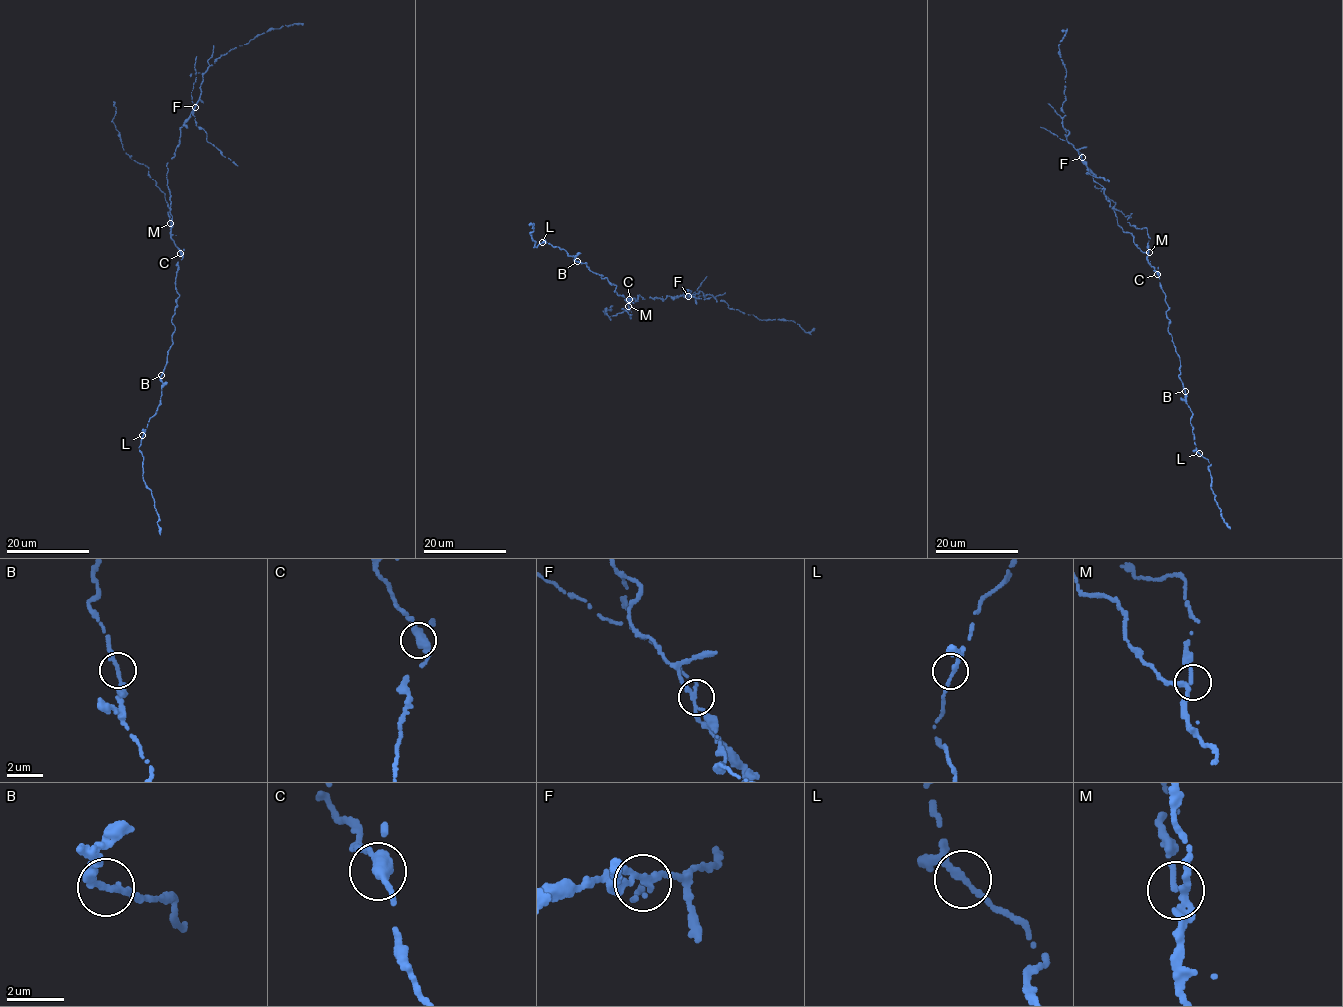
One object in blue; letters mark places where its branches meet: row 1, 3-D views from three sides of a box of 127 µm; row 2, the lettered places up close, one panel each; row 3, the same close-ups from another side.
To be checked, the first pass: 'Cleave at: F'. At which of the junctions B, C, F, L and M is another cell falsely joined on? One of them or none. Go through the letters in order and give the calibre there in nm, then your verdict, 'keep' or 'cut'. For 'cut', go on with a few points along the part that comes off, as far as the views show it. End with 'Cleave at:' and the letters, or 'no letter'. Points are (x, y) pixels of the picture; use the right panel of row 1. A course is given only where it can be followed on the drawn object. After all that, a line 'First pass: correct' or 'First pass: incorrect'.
B: 220 nm | keep
C: 340 nm | keep
F: 200 nm | cut | (1082, 157), (1087, 172), (1108, 181)
L: 200 nm | keep
M: 180 nm | keep
Cleave at: F
First pass: correct

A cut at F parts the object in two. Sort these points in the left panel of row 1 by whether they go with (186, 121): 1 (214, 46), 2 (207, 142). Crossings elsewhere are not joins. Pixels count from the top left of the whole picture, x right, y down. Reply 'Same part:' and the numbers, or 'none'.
Same part: 1

